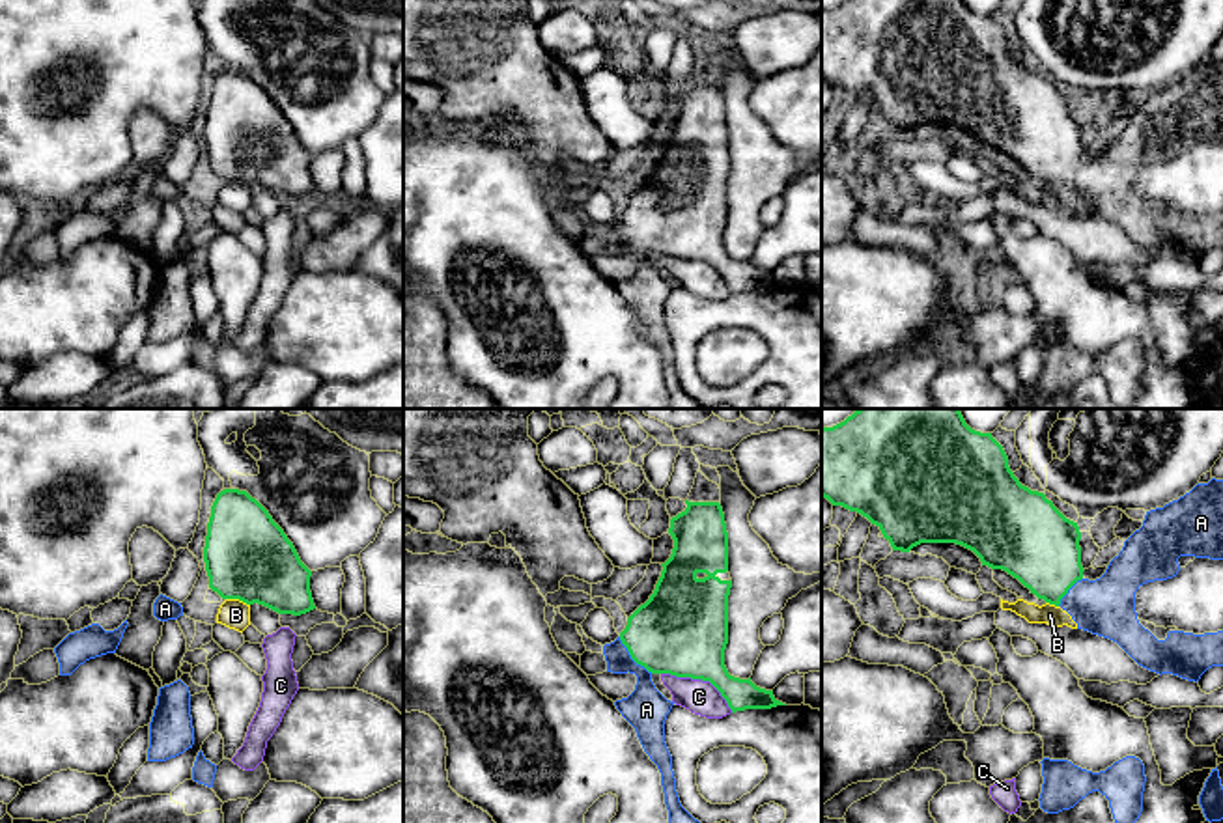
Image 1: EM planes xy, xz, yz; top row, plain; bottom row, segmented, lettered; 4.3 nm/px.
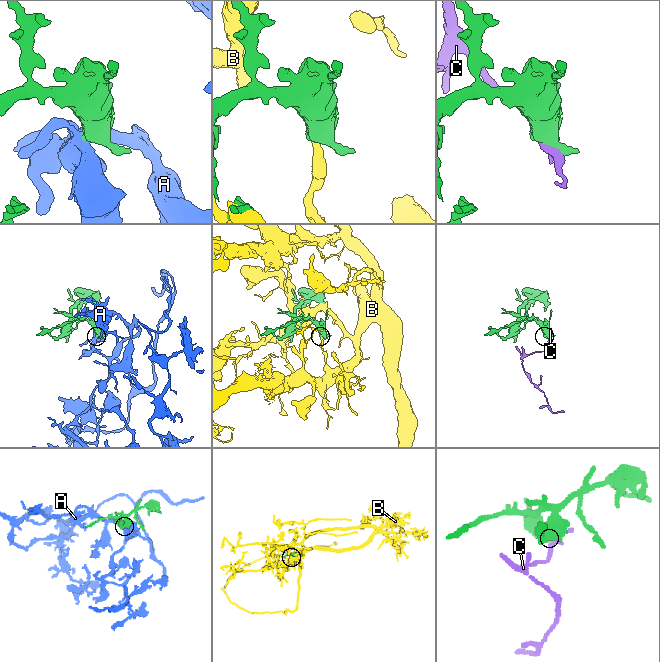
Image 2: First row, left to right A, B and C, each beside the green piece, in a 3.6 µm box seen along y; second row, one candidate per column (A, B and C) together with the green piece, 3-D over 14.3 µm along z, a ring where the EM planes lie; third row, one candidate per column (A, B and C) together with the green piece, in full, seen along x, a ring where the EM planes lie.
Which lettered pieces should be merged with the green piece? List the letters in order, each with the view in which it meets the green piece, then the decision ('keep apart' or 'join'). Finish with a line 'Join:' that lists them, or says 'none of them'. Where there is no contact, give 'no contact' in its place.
A: xz | join
B: xy | keep apart
C: xz | keep apart
Join: A

